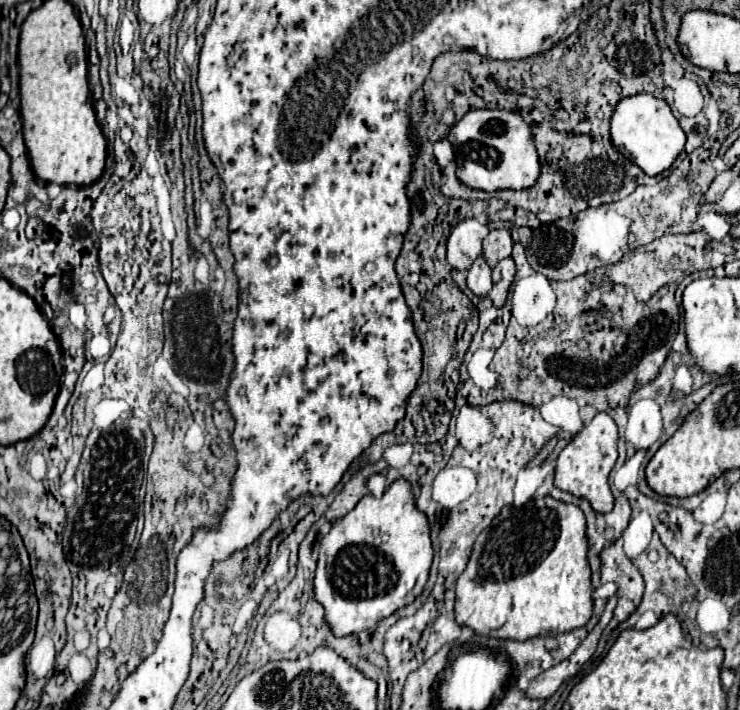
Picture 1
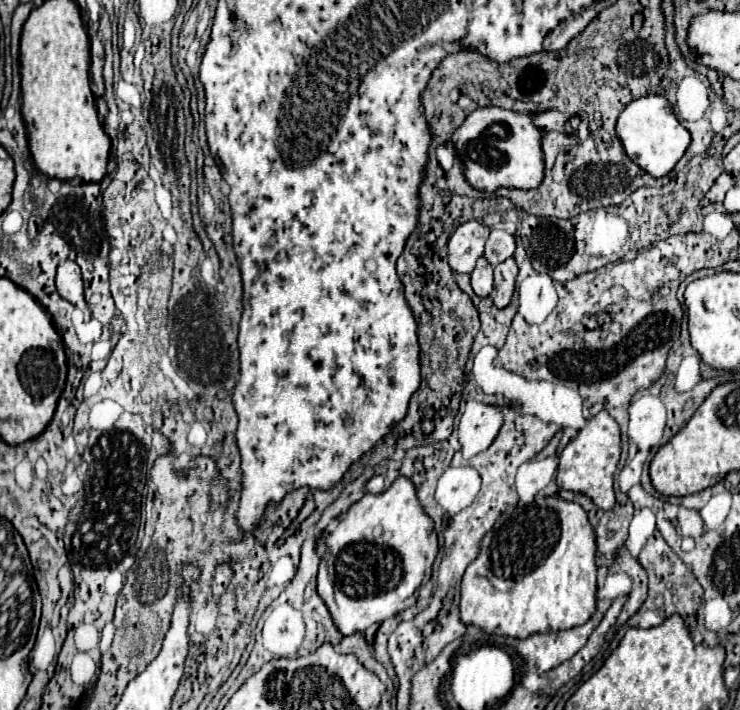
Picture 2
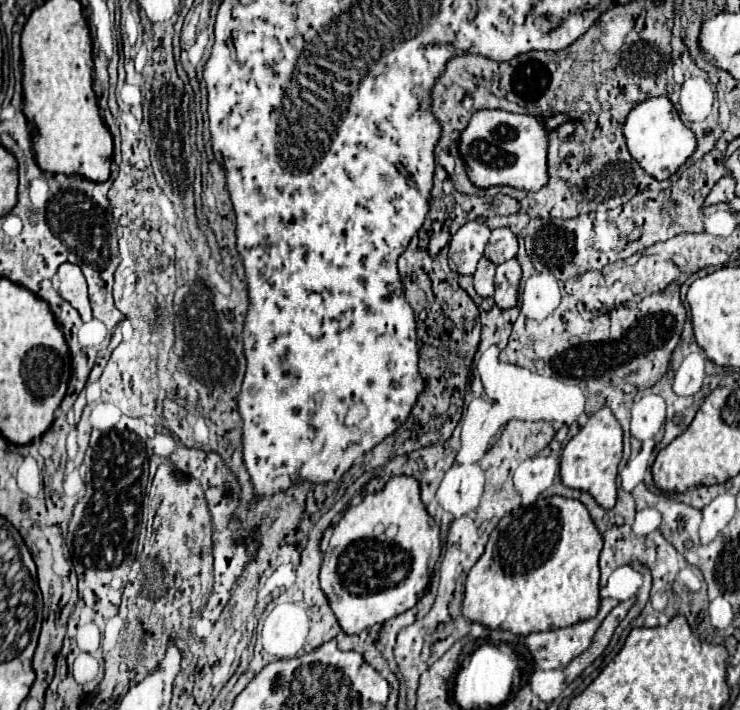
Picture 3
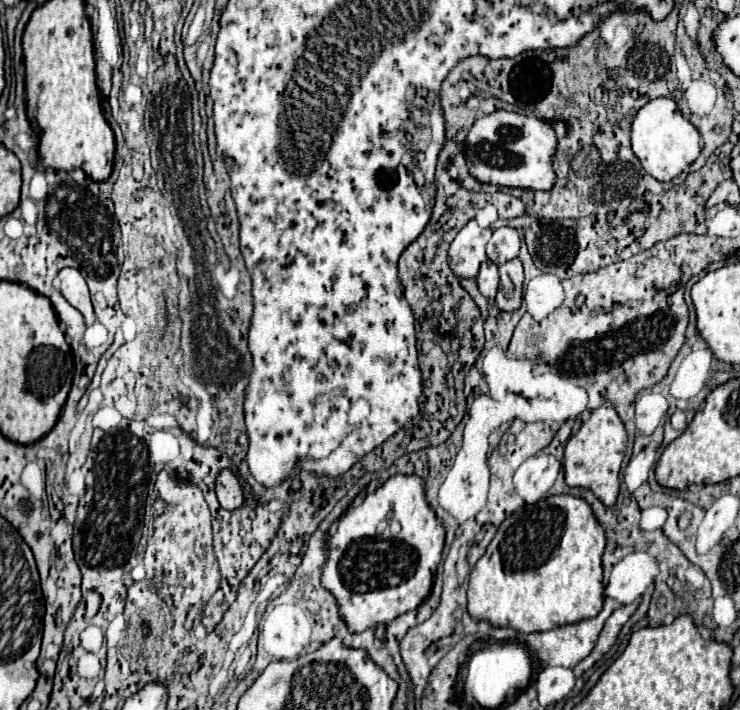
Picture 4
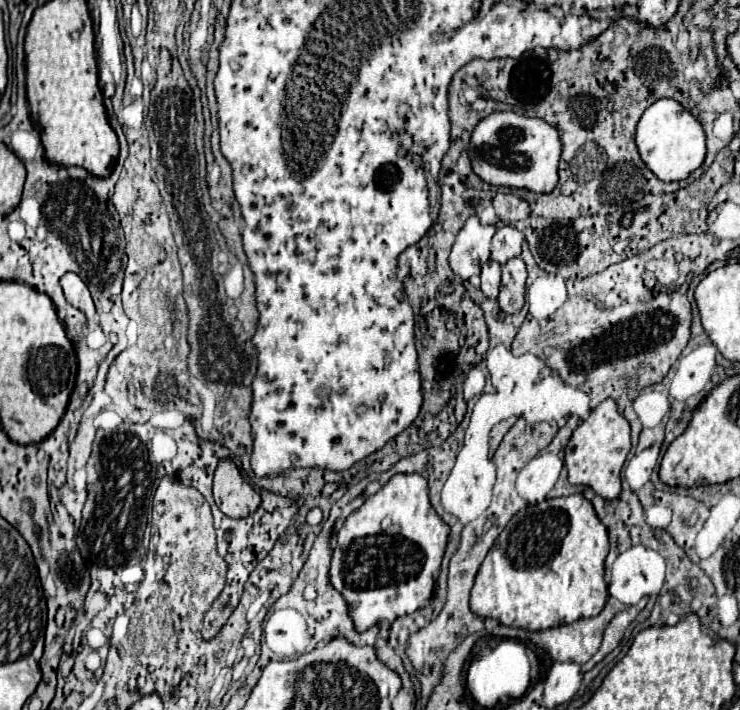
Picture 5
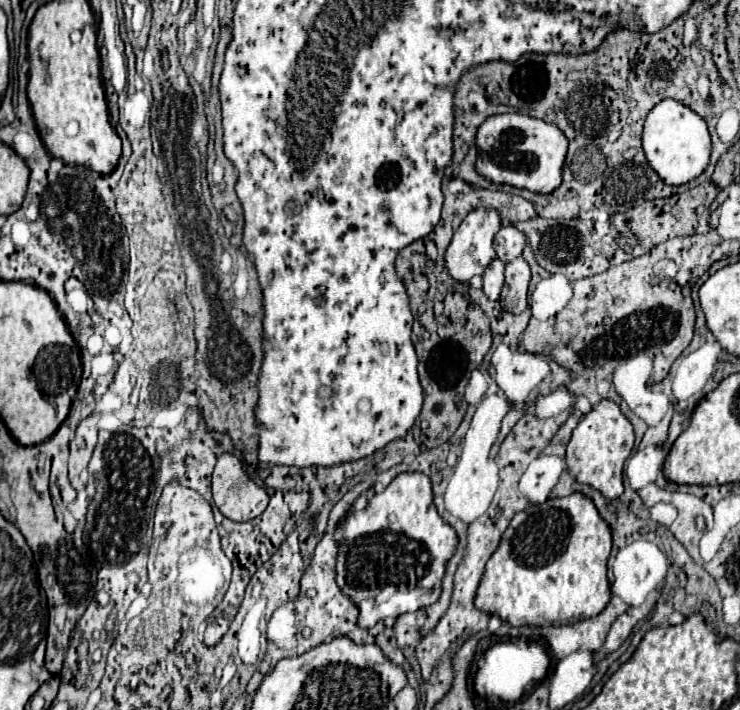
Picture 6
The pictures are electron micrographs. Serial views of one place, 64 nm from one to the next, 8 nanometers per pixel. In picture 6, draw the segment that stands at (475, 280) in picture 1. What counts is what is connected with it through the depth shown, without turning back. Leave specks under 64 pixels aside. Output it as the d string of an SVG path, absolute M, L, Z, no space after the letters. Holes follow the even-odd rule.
M494 258L488 268L484 270L484 294L490 298L490 300L498 300L500 292L502 292L502 286L504 286L504 262Z

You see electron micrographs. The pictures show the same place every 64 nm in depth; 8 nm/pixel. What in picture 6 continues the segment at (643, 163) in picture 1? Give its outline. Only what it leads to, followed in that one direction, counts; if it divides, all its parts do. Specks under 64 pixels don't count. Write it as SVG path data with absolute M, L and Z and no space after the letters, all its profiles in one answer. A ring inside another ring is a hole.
M662 100L658 102L644 120L642 130L642 148L648 164L654 172L672 186L680 186L700 176L710 160L710 134L702 116L698 116L688 106L678 100Z

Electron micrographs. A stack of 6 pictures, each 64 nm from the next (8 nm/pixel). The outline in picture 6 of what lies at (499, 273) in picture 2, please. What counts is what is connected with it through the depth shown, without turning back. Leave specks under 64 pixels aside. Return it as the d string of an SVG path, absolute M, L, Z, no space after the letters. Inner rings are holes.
M520 256L514 262L506 264L504 274L504 288L500 294L500 304L506 312L520 314L528 306L528 282L530 282L530 268L526 260Z

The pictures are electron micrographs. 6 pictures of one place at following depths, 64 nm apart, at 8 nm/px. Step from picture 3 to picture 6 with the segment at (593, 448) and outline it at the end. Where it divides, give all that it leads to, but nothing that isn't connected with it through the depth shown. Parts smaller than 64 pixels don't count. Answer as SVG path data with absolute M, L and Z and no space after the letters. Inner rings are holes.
M600 400L590 414L586 414L574 428L566 448L566 466L576 482L590 484L606 498L618 498L624 490L622 468L634 446L634 430L630 420L620 412L612 400Z

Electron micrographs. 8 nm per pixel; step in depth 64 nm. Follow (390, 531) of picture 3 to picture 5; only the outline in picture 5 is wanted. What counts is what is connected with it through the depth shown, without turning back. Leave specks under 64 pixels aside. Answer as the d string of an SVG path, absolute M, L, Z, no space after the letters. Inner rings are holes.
M394 474L388 484L384 484L374 496L366 498L364 504L346 518L334 540L328 580L346 600L348 614L354 622L356 632L364 632L382 620L392 622L430 604L436 590L448 534L450 528L432 508L428 500L428 482L420 474Z

